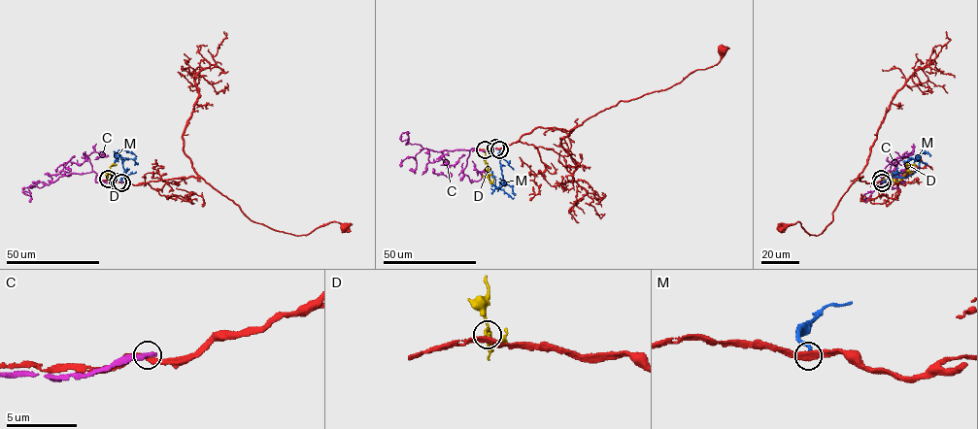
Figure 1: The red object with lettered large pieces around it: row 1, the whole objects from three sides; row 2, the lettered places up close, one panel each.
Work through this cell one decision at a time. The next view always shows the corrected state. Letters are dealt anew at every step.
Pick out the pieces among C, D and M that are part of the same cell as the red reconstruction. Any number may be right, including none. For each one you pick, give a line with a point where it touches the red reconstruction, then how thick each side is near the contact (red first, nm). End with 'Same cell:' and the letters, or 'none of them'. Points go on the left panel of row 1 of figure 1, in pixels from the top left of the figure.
M: (121, 182) | 400/240 nm
Same cell: M

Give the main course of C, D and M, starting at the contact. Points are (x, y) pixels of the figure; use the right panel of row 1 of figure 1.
C: (880, 181), (883, 182), (881, 171), (884, 176), (880, 184), (862, 195)
D: (881, 180), (898, 181), (907, 166), (915, 166), (910, 164)
M: (882, 181), (890, 177), (912, 175), (919, 167), (921, 150), (929, 156)

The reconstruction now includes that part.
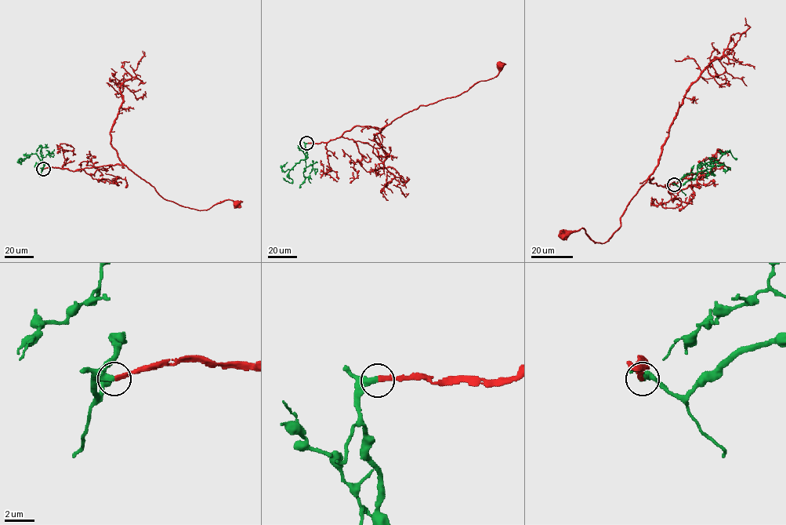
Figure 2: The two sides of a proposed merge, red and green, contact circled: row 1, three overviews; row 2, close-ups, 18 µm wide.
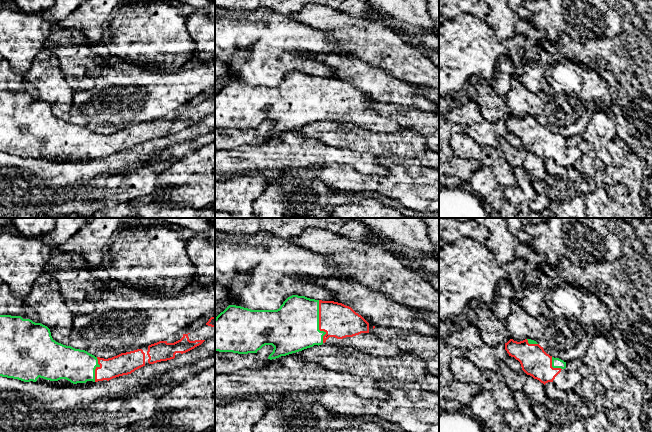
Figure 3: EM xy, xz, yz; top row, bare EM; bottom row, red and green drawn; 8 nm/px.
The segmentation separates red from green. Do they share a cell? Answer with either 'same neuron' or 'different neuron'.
same neuron

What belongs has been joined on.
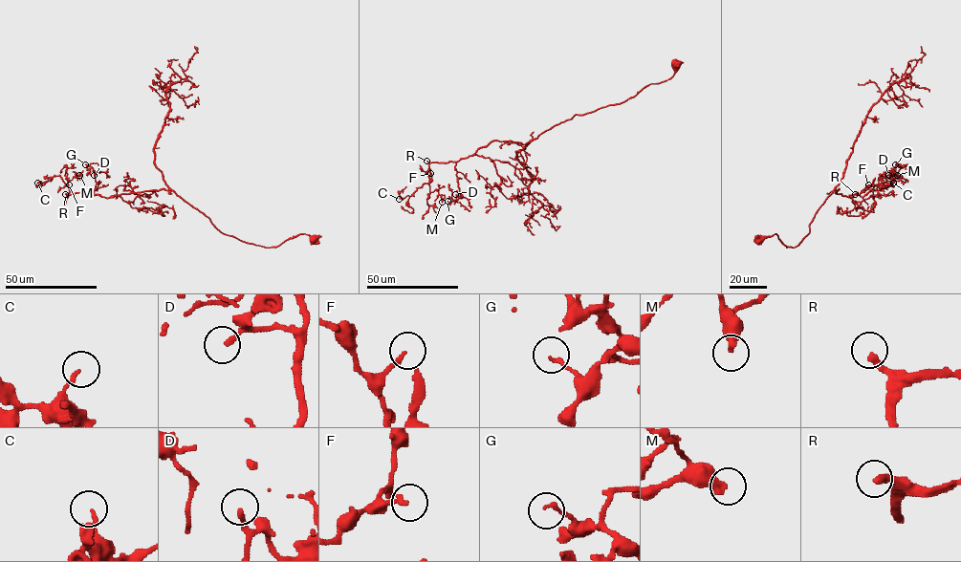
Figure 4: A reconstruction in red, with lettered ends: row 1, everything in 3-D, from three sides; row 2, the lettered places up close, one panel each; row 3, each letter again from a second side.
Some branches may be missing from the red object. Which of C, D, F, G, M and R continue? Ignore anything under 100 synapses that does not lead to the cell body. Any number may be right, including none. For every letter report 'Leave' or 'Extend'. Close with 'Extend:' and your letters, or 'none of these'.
C: Leave
D: Leave
F: Leave
G: Leave
M: Leave
R: Extend
Extend: R

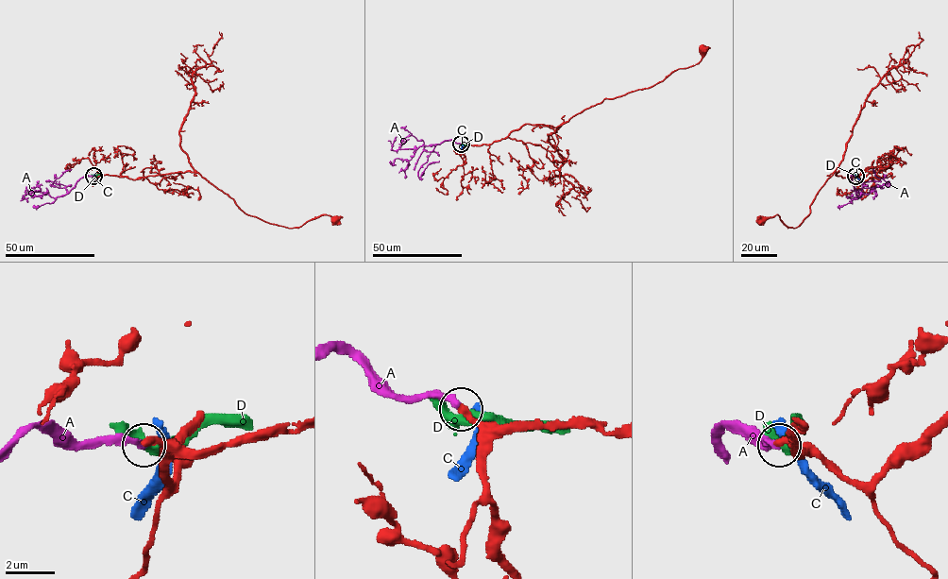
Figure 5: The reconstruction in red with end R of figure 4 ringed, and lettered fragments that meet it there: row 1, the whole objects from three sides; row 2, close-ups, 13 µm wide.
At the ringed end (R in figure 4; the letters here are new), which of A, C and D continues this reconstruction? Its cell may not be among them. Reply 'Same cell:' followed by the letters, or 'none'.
Same cell: A

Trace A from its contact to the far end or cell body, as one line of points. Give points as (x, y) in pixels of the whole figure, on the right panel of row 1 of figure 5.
A: (855, 176), (851, 176), (856, 193), (862, 187), (888, 186), (871, 169)

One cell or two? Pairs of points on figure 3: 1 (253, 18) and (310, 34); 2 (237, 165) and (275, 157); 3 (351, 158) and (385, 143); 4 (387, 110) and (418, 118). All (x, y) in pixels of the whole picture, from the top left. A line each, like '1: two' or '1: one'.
1: one
2: one
3: two
4: one

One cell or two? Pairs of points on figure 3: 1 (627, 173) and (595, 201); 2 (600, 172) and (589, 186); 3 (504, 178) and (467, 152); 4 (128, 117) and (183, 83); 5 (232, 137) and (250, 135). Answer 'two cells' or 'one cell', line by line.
1: one cell
2: two cells
3: one cell
4: one cell
5: one cell

